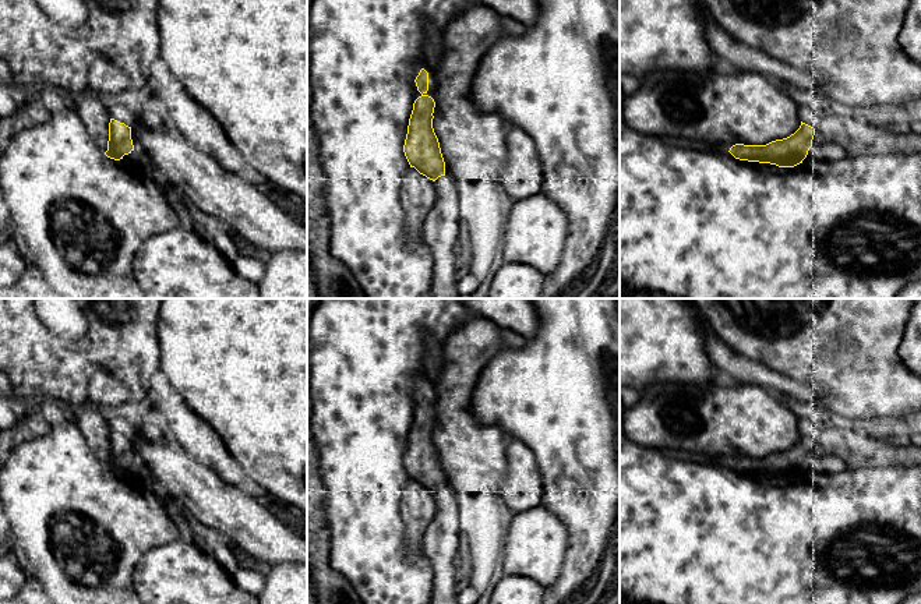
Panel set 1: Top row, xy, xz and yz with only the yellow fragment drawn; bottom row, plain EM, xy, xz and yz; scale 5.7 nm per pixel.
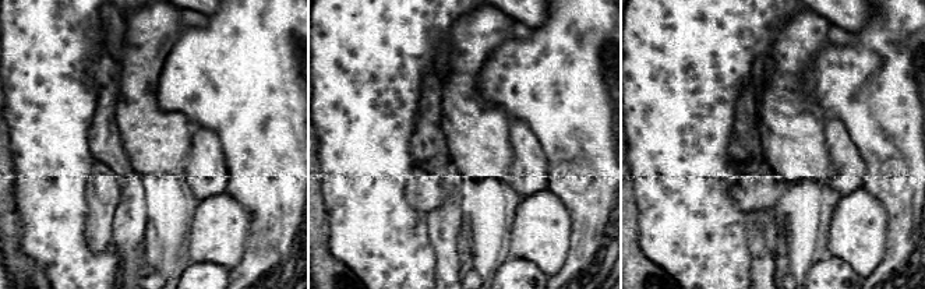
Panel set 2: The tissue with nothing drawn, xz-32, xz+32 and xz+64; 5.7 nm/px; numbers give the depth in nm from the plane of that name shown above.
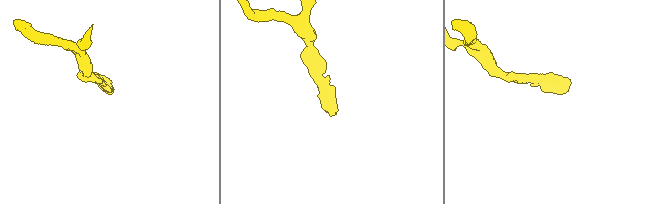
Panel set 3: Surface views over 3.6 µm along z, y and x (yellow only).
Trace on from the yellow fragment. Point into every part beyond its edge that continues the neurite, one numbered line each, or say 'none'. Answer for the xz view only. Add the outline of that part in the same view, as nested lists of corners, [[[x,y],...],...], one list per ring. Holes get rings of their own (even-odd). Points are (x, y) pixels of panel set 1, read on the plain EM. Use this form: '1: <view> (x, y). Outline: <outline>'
1: xz (441, 544). Outline: [[[447,488],[435,494],[437,513],[423,533],[423,552],[434,569],[431,604],[458,604],[456,593],[462,586],[459,540],[459,511],[454,494]]]

